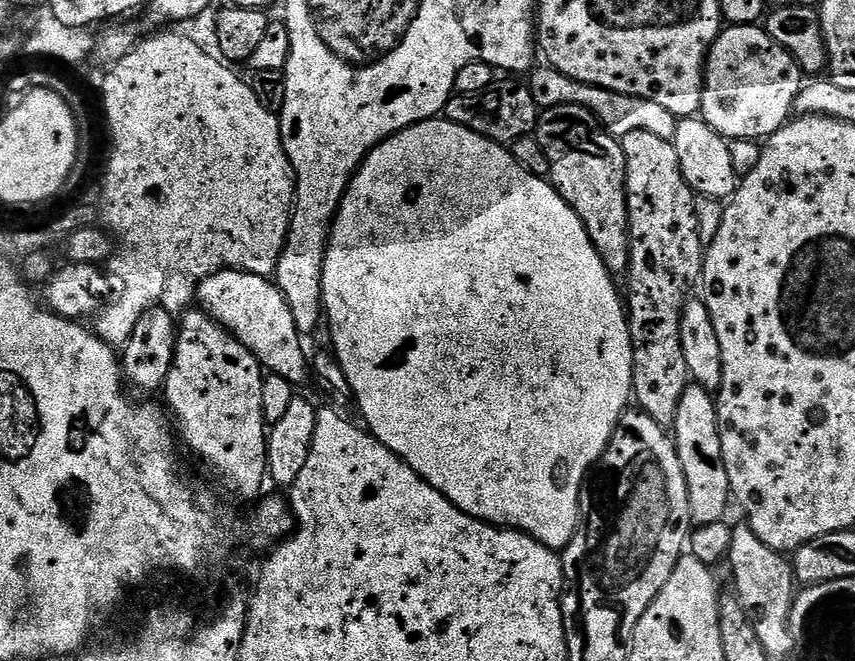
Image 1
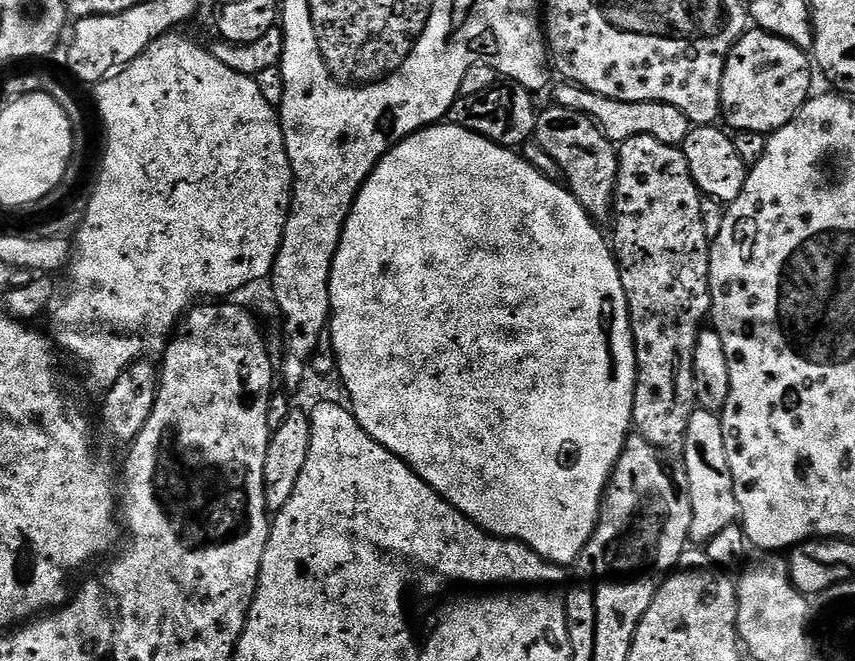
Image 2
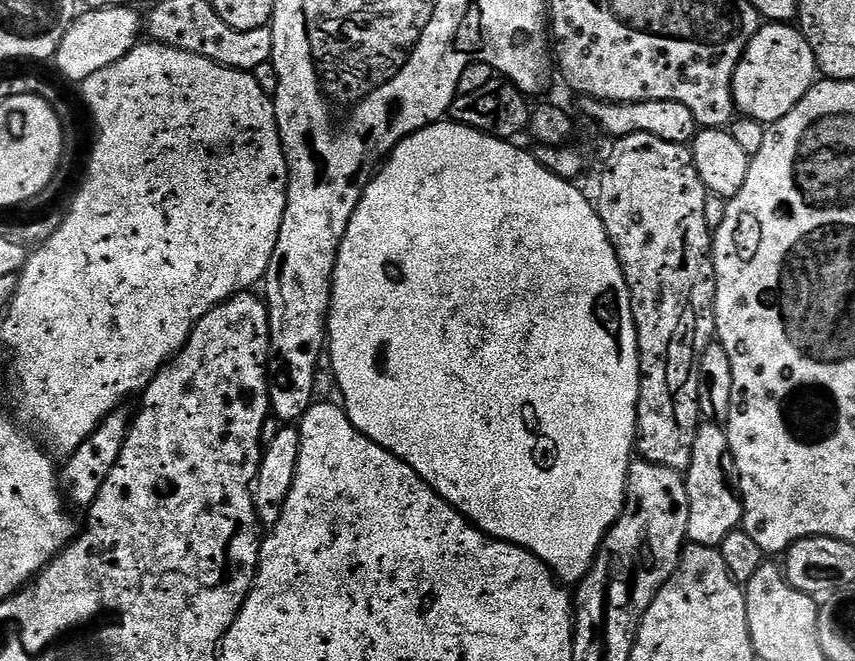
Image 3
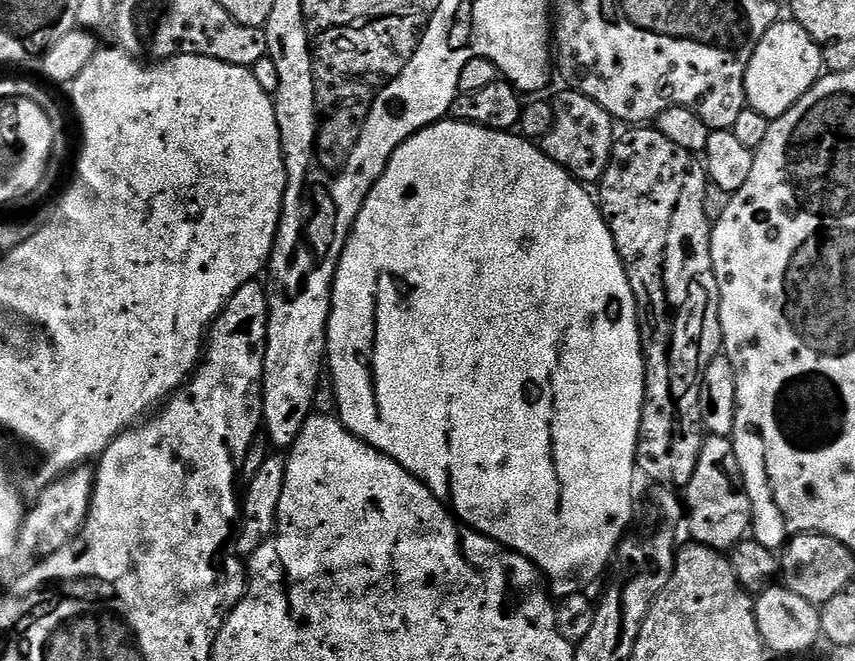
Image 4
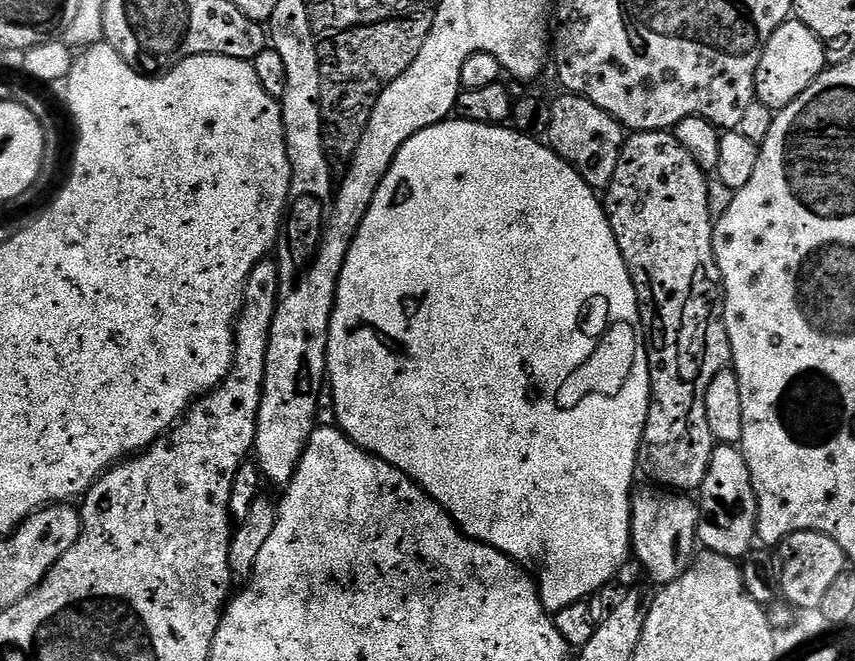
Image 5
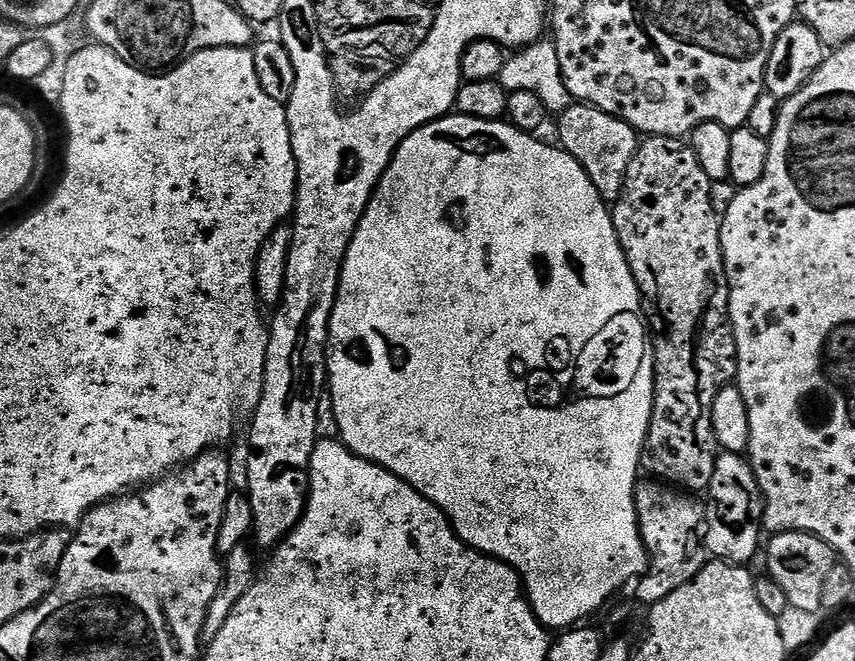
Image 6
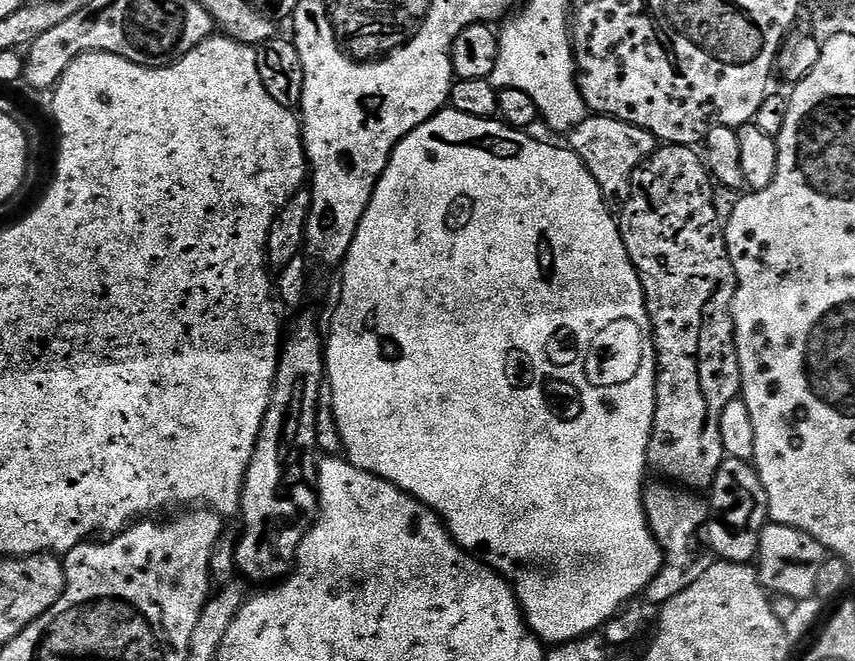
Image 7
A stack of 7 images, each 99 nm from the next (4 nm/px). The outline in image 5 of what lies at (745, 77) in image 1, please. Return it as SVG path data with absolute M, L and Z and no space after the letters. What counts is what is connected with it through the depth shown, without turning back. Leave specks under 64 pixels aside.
M795 18L785 20L782 26L778 26L778 30L774 30L774 34L770 34L770 42L766 42L762 62L758 62L756 99L773 110L790 106L794 98L802 95L824 73L825 47L818 34L810 30L810 26Z

